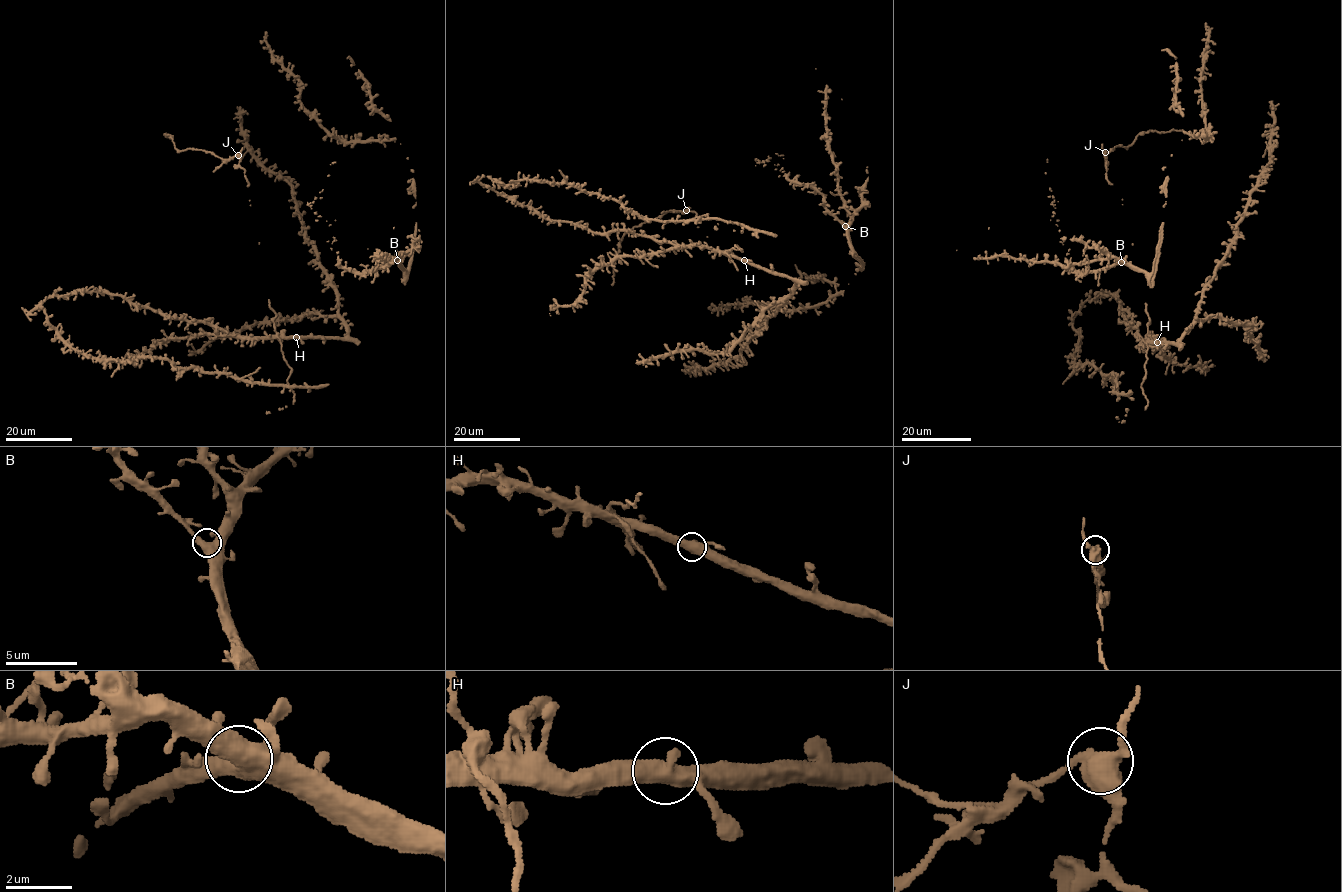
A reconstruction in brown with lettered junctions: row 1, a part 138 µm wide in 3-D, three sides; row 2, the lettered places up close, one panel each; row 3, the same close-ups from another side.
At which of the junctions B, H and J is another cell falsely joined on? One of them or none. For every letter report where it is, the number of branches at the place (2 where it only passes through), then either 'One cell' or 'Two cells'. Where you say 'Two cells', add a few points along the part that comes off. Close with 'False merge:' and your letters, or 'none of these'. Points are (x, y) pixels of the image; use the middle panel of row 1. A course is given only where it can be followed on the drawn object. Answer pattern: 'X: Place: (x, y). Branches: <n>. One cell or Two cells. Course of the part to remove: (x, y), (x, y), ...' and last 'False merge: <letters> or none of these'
B: Place: (845, 226). Branches: 3. One cell
H: Place: (744, 260). Branches: 3. One cell
J: Place: (686, 210). Branches: 3. Two cells. Course of the part to remove: (687, 210), (670, 210), (626, 232), (619, 243), (612, 285)
False merge: J

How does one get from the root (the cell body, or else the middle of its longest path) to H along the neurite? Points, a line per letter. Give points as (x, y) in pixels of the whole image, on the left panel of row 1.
H: (226, 331), (243, 337), (296, 337)

